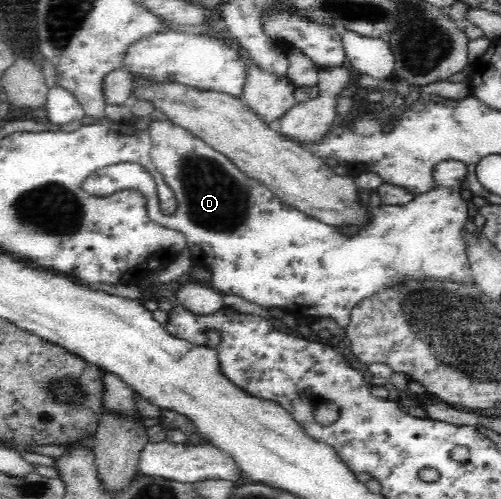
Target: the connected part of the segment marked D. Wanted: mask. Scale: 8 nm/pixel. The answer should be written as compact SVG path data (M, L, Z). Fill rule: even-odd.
M169 119L152 120L145 132L151 138L152 163L177 200L177 208L172 215L161 212L156 182L141 165L119 163L99 169L87 177L82 189L95 197L108 197L125 189L141 195L148 220L185 234L186 247L194 255L194 264L209 270L211 283L208 285L221 294L236 295L257 307L283 307L301 322L313 321L314 317L331 318L345 328L349 323L349 313L361 299L390 287L394 282L401 282L405 277L442 277L455 282L473 279L463 246L463 229L469 219L469 205L461 197L469 173L461 161L438 162L432 170L432 187L425 194L414 196L403 206L382 204L370 208L375 216L373 225L367 227L367 231L363 229L348 237L304 215L295 207L285 205L259 181L242 173L223 153Z

